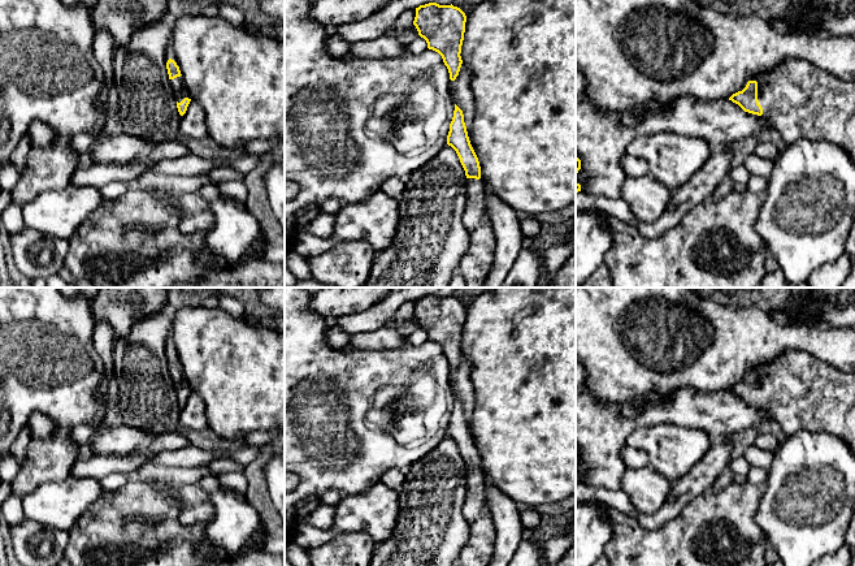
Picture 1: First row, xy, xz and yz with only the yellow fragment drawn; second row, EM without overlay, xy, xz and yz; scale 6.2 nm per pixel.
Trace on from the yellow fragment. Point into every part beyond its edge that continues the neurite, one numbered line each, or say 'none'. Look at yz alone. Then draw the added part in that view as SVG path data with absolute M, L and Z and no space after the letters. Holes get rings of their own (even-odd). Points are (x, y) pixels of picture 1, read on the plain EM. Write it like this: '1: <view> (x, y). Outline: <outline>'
1: yz (802, 392). Outline: M789 349L758 371L758 392L786 437L799 431L829 432L842 438L855 455L855 372L841 371L799 349Z

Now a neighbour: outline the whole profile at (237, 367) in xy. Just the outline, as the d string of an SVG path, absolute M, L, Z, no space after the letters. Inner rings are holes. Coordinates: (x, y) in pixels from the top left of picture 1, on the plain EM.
M185 307L172 317L170 334L183 376L205 405L208 428L226 440L285 425L285 332L270 323L240 320L221 308Z

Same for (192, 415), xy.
M190 393L186 405L182 407L179 414L179 425L181 428L194 431L204 431L208 428L205 405L198 393Z

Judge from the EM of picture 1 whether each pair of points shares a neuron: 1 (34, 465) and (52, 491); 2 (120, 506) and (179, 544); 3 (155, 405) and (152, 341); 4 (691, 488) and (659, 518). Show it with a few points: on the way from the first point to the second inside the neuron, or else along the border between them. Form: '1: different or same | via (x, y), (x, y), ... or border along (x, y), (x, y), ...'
1: different | border along (69, 475), (63, 480), (42, 483), (22, 500)
2: same | via (137, 506), (150, 506), (168, 527)
3: same | via (152, 389), (152, 357)
4: same | via (684, 496), (667, 513)

